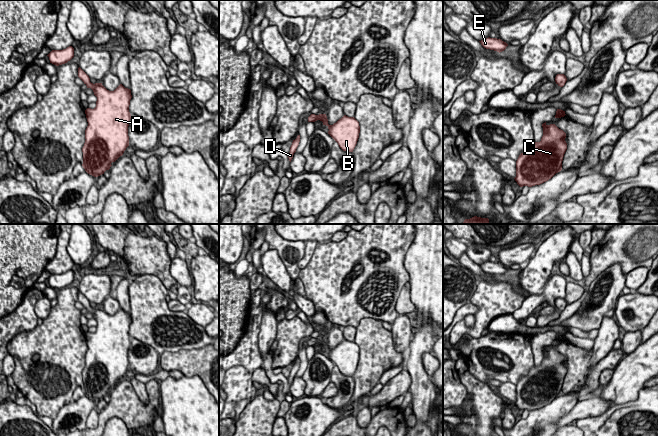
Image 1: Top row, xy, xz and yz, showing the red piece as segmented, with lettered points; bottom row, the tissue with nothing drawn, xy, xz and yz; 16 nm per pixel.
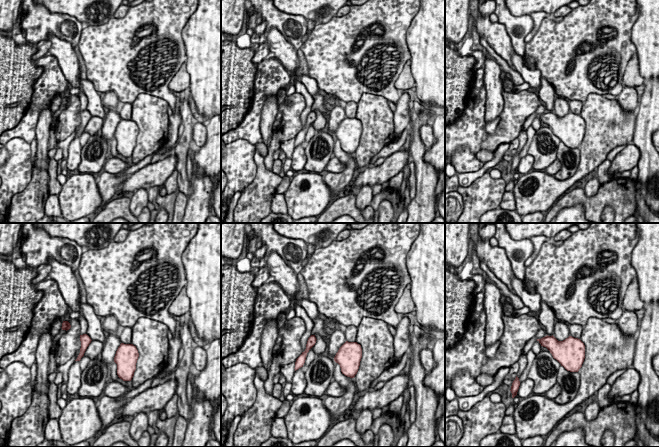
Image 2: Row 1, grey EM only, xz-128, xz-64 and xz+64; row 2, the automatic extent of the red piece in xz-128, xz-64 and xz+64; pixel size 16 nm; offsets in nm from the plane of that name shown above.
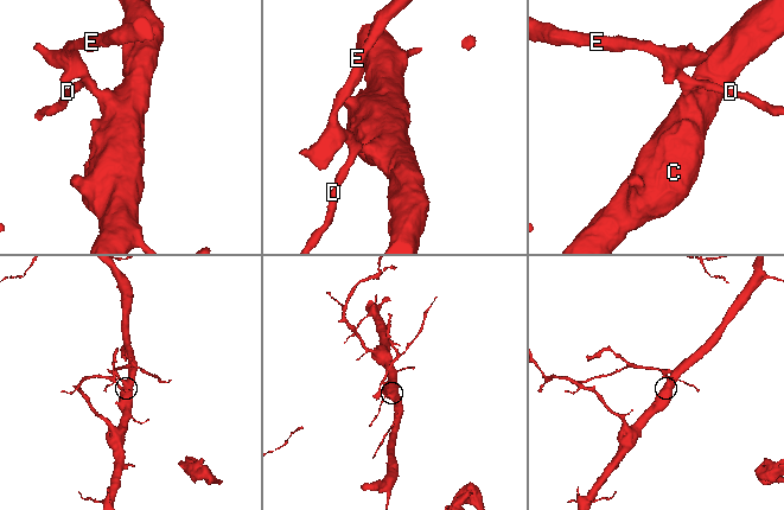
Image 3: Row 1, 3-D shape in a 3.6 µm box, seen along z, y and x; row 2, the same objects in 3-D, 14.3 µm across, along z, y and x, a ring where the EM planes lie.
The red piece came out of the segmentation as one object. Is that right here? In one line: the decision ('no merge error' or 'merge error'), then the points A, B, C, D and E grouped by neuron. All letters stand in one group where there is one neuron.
no merge error; A B C D E

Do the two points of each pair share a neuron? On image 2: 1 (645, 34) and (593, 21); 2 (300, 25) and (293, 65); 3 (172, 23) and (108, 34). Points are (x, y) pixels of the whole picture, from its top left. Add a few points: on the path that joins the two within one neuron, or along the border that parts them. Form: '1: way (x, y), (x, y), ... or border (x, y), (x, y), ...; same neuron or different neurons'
1: border (639, 10), (639, 16), (631, 31), (635, 52); different neurons
2: border (280, 33), (296, 50); different neurons
3: way (156, 19), (135, 19), (124, 30); same neuron

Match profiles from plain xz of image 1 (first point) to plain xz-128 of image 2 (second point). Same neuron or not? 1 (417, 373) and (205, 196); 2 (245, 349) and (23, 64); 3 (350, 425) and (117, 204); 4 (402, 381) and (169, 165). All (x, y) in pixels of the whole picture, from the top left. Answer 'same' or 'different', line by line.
1: same
2: different
3: same
4: same

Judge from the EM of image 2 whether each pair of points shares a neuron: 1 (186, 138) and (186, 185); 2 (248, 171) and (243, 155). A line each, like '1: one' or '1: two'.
1: one
2: one

